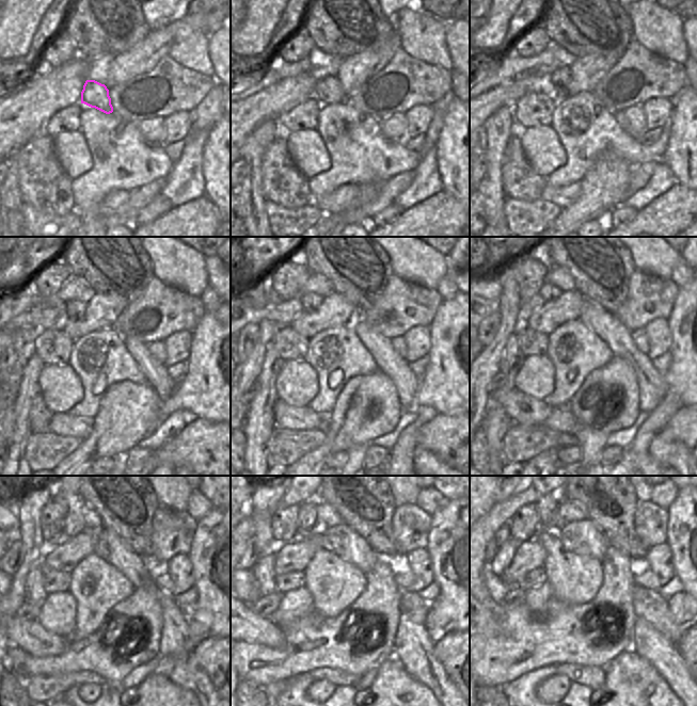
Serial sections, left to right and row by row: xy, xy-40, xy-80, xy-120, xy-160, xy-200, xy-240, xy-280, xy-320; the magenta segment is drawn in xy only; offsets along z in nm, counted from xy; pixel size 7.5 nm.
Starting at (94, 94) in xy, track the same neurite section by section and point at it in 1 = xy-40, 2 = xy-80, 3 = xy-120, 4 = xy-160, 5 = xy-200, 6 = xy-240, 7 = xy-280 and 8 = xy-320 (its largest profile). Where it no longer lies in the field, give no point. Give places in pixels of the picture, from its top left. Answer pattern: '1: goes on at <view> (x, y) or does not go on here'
1: goes on at xy-40 (328, 90)
2: goes on at xy-80 (559, 78)
3: goes on at xy-120 (75, 309)
4: goes on at xy-160 (310, 301)
5: goes on at xy-200 (549, 291)
6: goes on at xy-240 (74, 525)
7: goes on at xy-280 (309, 510)
8: goes on at xy-320 (547, 507)

